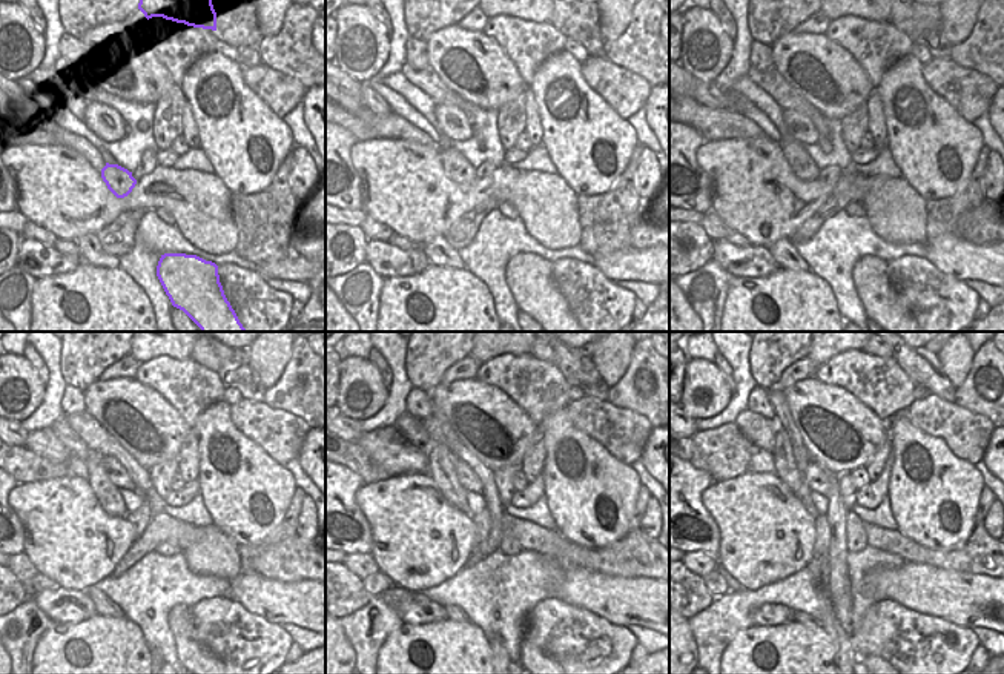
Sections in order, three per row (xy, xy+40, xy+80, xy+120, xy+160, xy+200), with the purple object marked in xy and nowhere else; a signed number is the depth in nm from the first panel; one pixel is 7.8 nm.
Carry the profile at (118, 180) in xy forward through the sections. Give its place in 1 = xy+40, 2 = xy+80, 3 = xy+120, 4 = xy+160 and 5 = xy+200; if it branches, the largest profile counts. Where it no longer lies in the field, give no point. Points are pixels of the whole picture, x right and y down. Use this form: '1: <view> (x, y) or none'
1: xy+40 (458, 169)
2: xy+80 (800, 161)
3: xy+120 (108, 495)
4: xy+160 (442, 472)
5: xy+200 (786, 470)

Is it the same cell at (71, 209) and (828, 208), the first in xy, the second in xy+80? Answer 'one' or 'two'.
two

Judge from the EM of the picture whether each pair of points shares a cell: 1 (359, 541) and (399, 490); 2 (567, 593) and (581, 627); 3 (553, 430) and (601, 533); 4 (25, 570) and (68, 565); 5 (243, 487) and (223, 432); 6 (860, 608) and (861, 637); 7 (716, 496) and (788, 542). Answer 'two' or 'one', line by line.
1: two
2: two
3: one
4: two
5: one
6: two
7: one

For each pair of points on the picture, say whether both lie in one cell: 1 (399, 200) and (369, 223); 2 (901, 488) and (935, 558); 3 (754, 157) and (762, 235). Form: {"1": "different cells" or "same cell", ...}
{"1": "different cells", "2": "different cells", "3": "same cell"}

